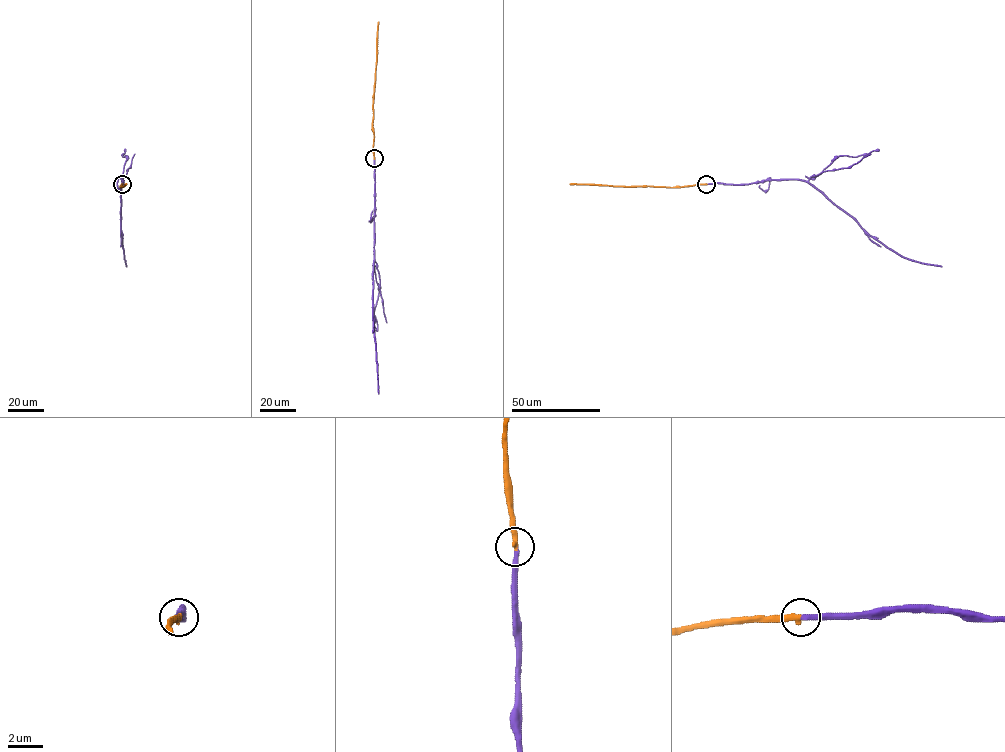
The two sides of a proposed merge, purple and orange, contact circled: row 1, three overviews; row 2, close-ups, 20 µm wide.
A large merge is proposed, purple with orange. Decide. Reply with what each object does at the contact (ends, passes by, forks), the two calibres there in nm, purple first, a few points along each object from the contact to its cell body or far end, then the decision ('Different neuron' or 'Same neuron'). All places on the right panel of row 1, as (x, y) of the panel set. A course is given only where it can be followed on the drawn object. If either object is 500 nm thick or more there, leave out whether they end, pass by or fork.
At the ring purple ends. At the ring orange ends. Thickness 280 nm (purple) against 360 nm. Course of purple: (706, 183), (807, 181), (887, 247), (904, 257), (941, 266). Course of orange: (706, 184), (667, 187), (570, 183). Same neuron

